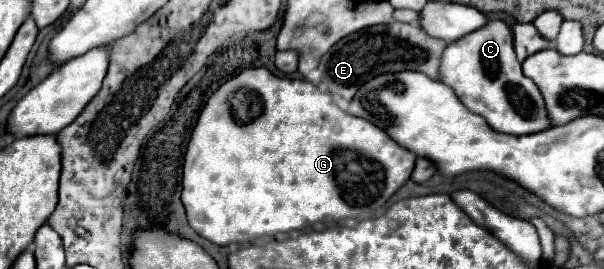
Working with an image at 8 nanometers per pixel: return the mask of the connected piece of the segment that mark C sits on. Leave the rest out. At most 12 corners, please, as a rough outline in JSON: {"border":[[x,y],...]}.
{"border":[[493,18],[449,42],[439,82],[505,134],[551,126]]}

